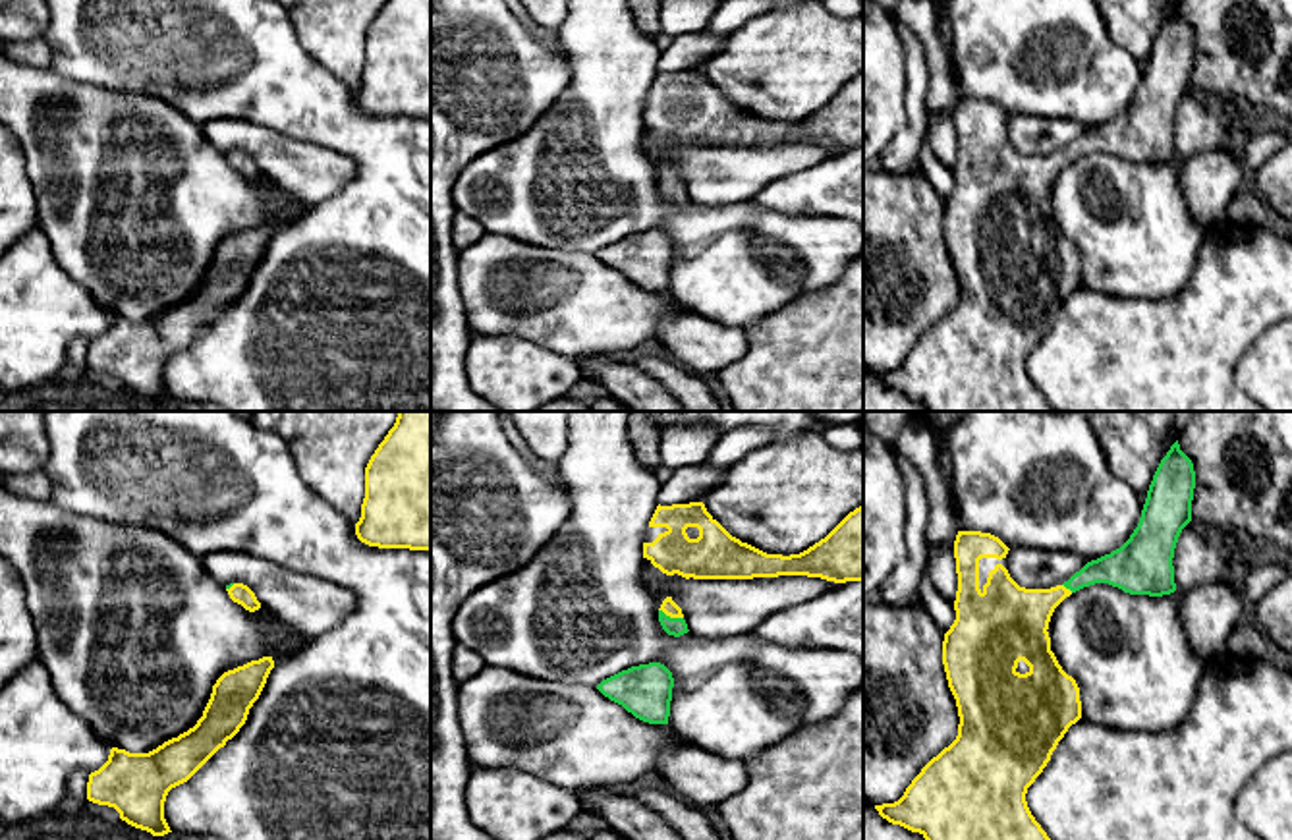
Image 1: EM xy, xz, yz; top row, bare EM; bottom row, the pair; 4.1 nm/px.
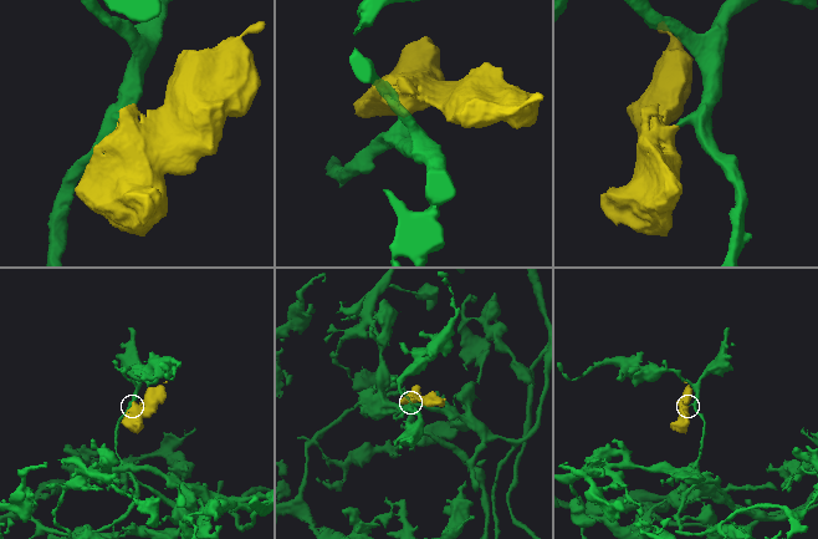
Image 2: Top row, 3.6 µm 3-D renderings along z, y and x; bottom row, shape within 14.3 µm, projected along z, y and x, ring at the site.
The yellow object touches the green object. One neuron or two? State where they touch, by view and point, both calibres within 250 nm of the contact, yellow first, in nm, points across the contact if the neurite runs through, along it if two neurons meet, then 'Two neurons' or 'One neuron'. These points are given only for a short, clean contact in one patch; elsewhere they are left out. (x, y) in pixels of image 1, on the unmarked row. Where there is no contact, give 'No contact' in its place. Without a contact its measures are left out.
Touches yellow at xz (671, 184). Thickness 70 nm (yellow) against 80 nm. Path across: xz (669, 174), (671, 184), (673, 194). One neuron

